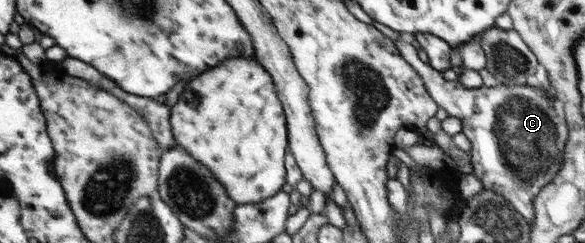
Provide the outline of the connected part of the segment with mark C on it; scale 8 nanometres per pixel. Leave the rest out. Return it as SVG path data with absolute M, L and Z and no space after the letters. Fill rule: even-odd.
M402 39L394 43L399 49L399 54L423 79L427 93L431 95L437 106L443 108L448 116L455 116L460 120L462 134L466 135L471 144L468 154L473 166L472 174L482 183L483 189L502 195L523 218L528 220L528 223L532 223L532 219L535 218L534 199L544 186L556 178L556 174L562 168L568 126L561 102L548 95L545 89L536 86L535 83L531 86L526 84L504 86L498 83L494 87L471 88L464 87L457 79L446 81L441 71L430 68L424 60L420 61L416 55L416 48L412 45Z

